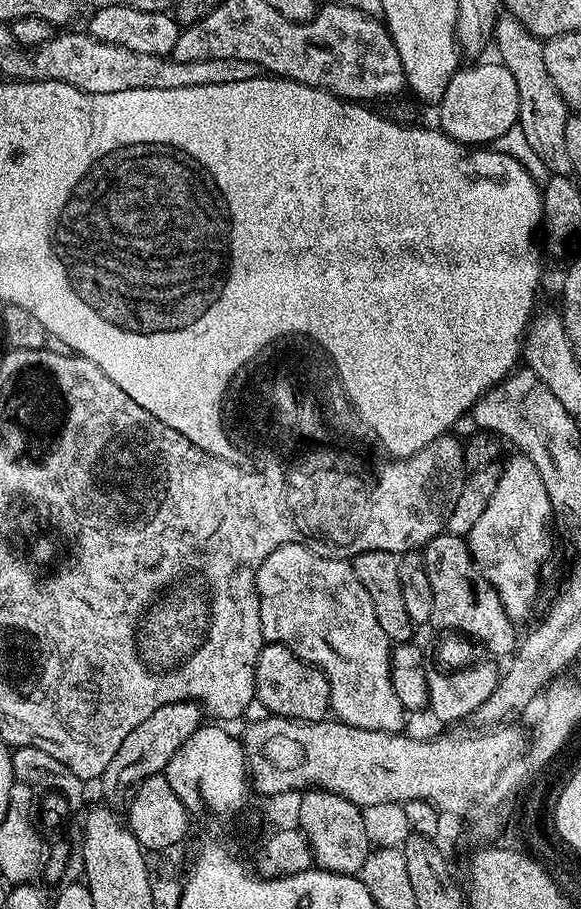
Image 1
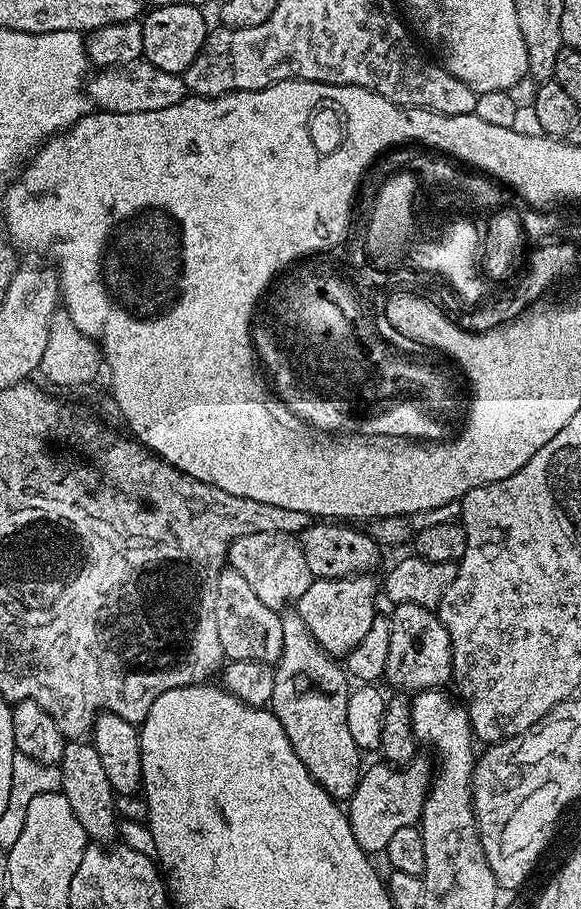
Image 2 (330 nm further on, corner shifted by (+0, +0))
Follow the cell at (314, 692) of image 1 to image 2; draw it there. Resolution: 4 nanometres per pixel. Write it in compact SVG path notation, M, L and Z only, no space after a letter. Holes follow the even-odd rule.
M368 574L358 576L347 576L346 578L334 578L333 580L313 579L310 590L306 590L306 594L302 594L302 598L298 598L294 602L294 611L302 618L302 622L306 622L306 626L310 630L310 634L314 638L314 642L318 642L318 646L322 646L322 650L327 652L333 658L347 657L349 652L354 650L354 646L358 646L358 642L362 642L362 638L366 638L370 626L374 626L378 609L376 609L376 592L378 596L378 584L372 581L373 577Z

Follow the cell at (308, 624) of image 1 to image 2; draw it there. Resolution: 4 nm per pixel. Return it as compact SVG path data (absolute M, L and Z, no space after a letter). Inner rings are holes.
M255 532L239 536L228 548L228 564L242 574L246 582L250 582L254 594L258 594L266 606L277 610L302 598L314 579L310 566L306 566L306 554L302 554L297 537L287 532Z

